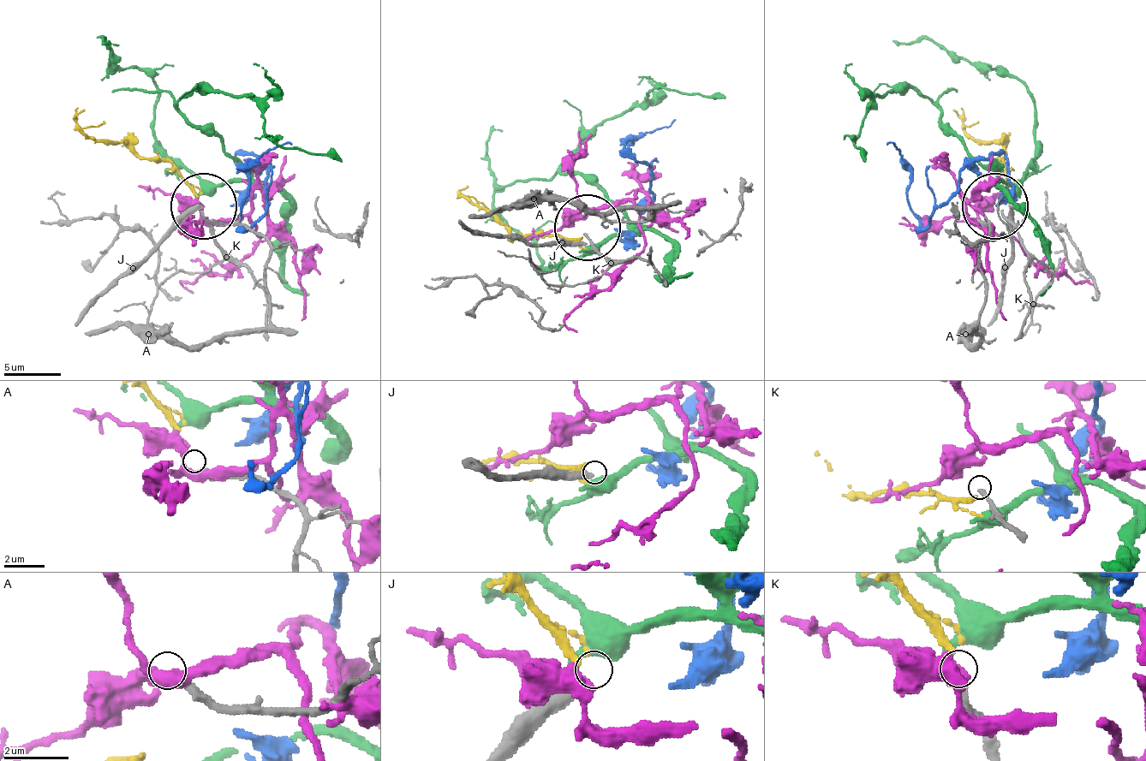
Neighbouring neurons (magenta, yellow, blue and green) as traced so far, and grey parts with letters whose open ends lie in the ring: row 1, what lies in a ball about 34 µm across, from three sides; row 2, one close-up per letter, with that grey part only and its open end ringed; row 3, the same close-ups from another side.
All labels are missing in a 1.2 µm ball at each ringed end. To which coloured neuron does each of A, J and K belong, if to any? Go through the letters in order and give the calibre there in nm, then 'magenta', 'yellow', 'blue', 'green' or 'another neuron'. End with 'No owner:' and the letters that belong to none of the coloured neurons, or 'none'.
A: 320 nm thick; another neuron
J: 360 nm thick; another neuron
K: 220 nm thick; another neuron
No owner: A, J, K

